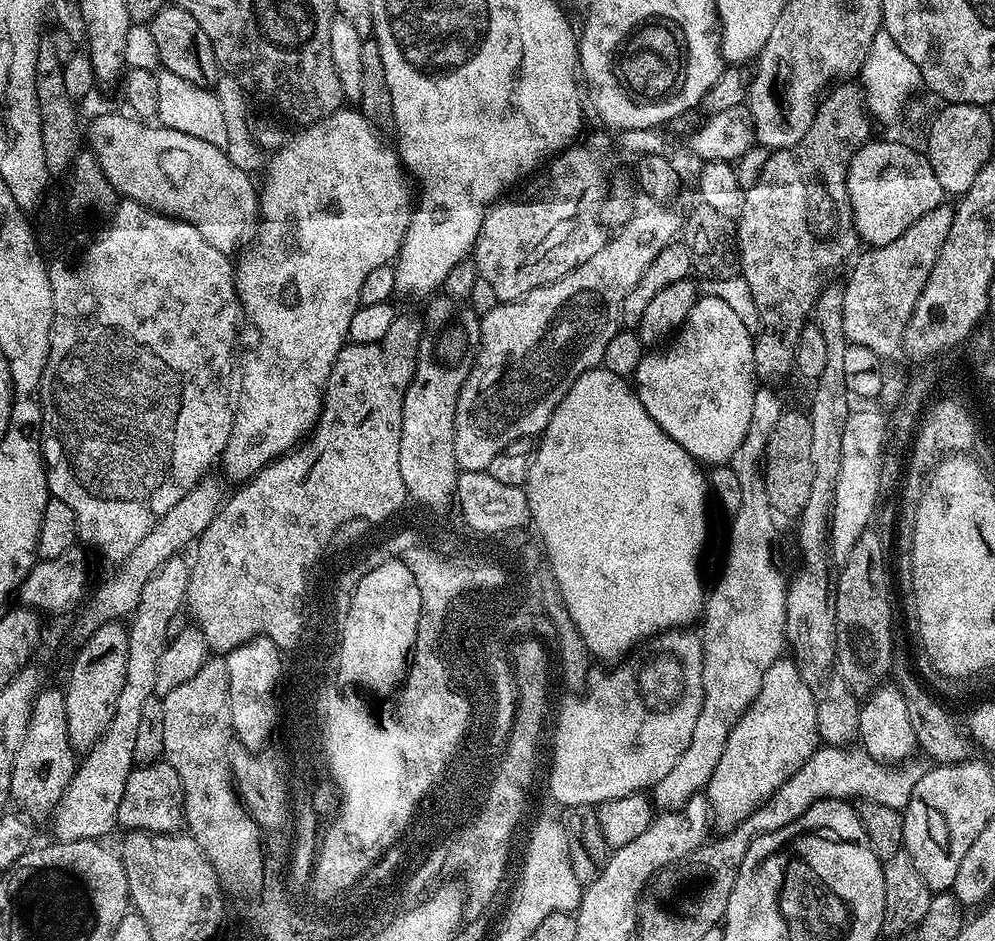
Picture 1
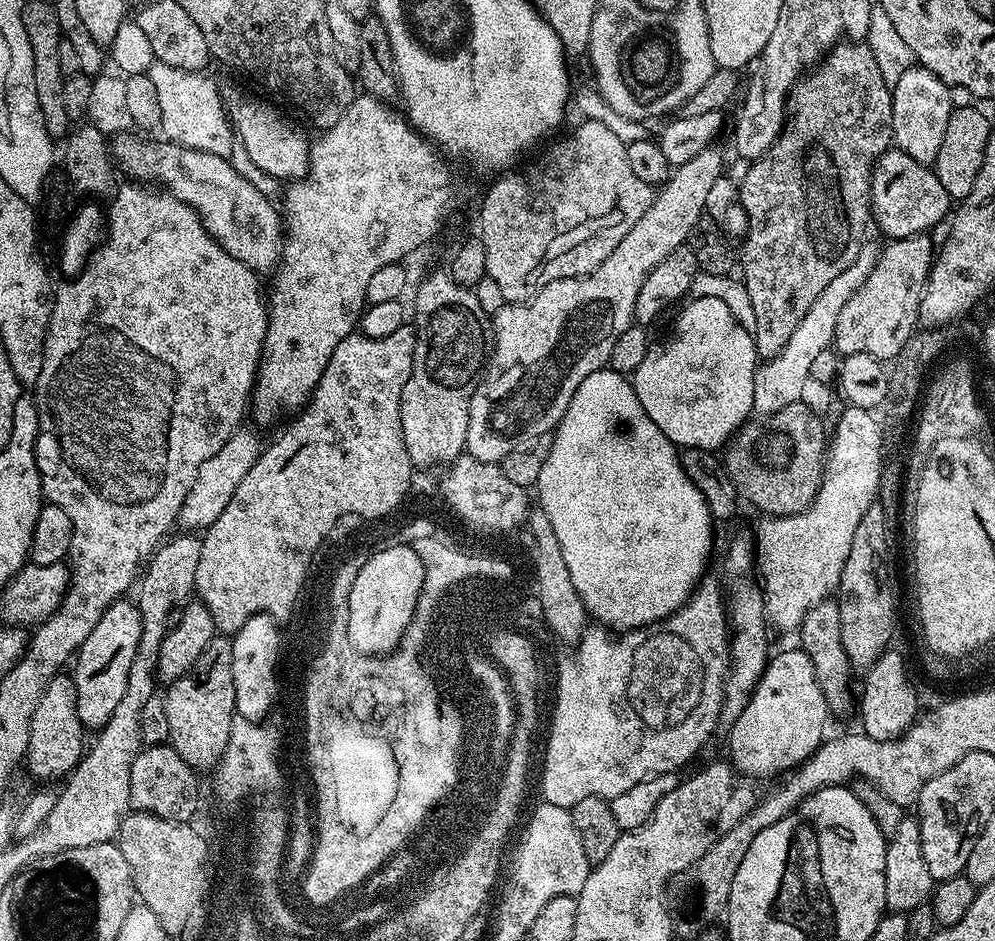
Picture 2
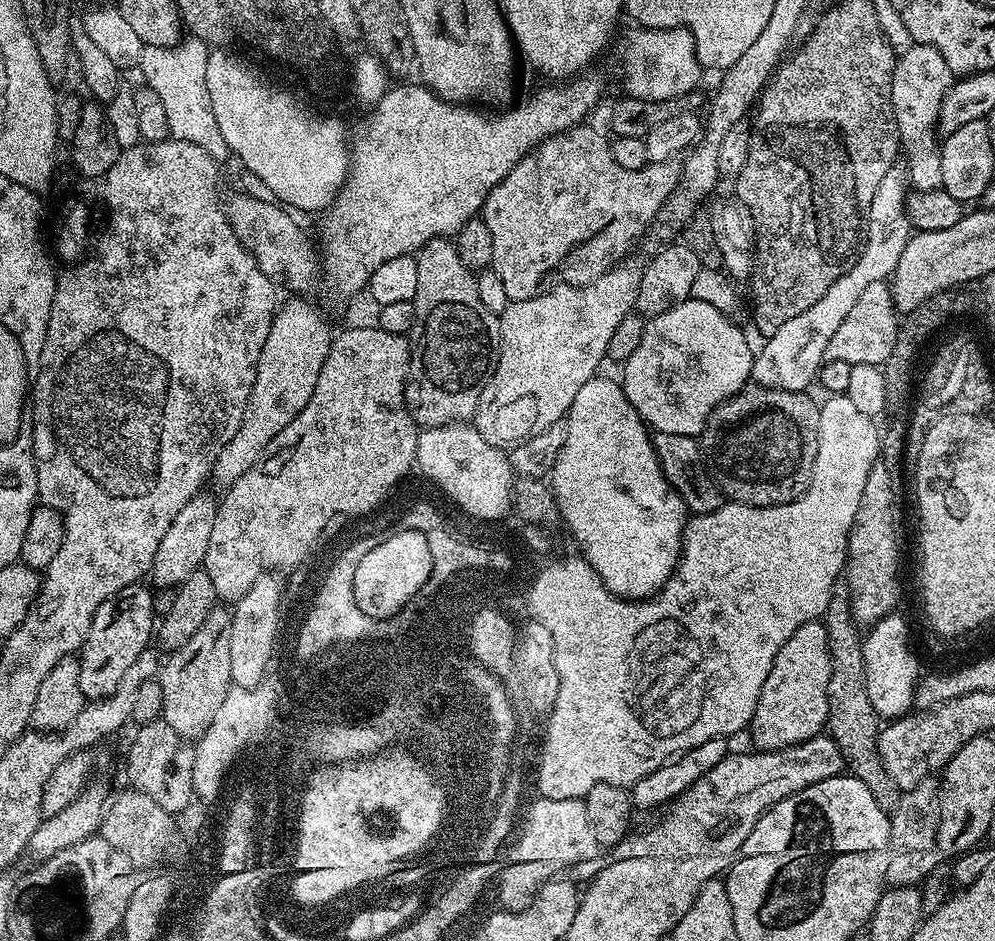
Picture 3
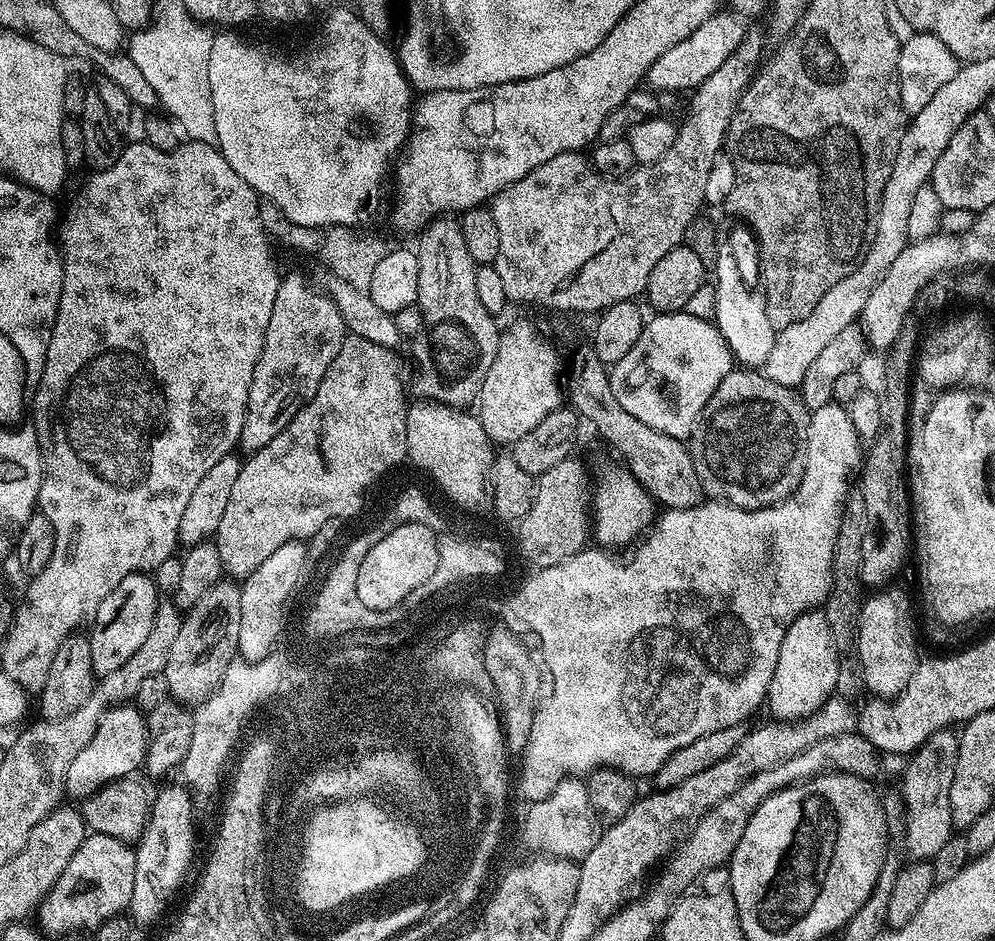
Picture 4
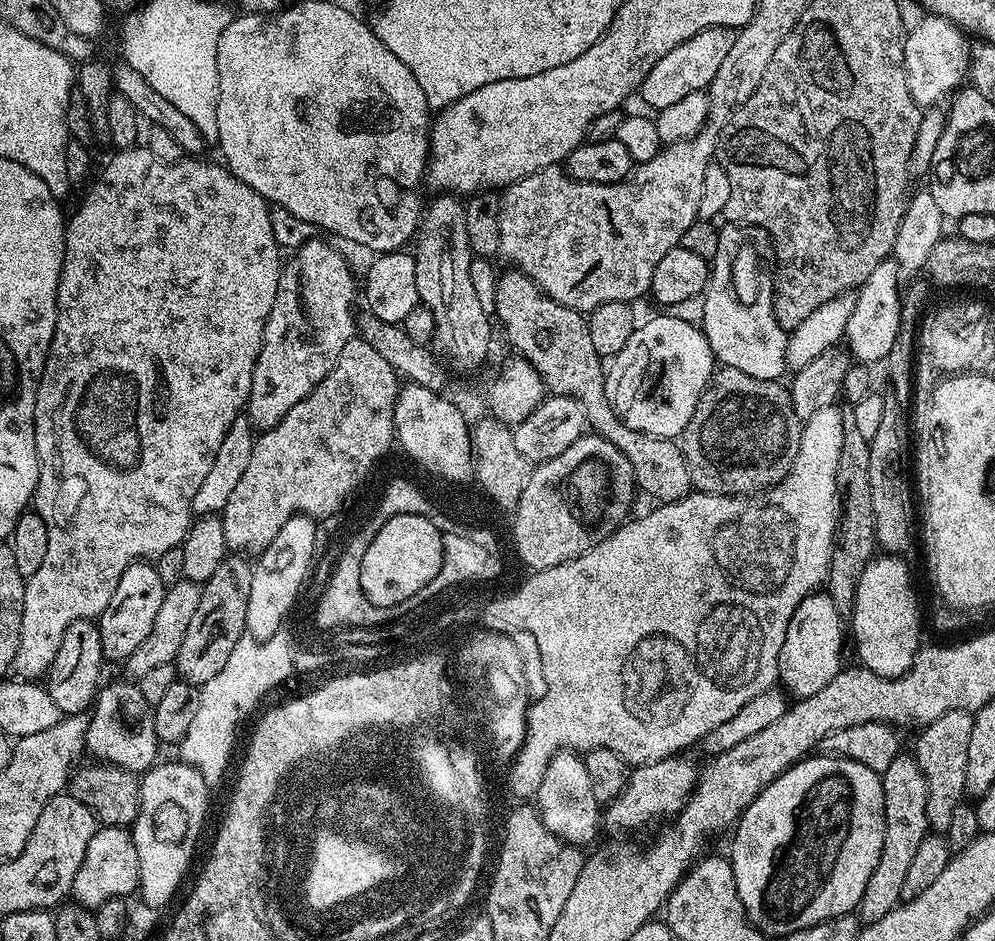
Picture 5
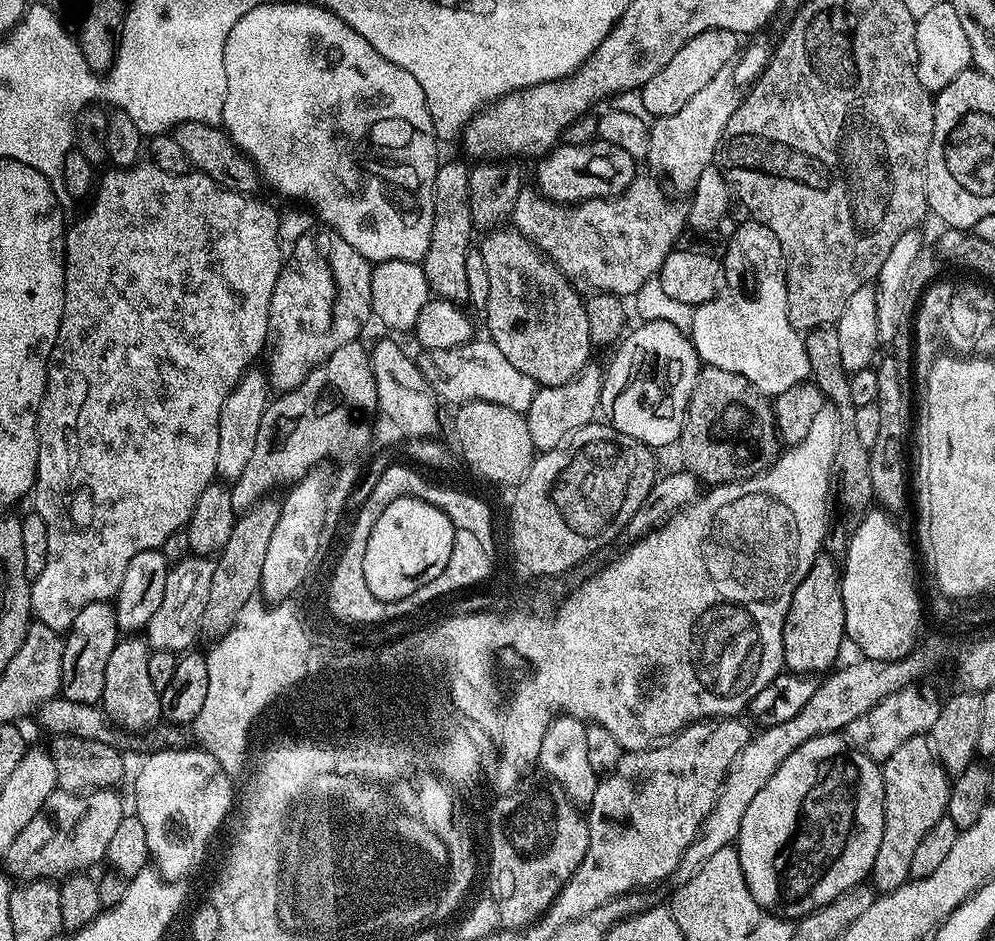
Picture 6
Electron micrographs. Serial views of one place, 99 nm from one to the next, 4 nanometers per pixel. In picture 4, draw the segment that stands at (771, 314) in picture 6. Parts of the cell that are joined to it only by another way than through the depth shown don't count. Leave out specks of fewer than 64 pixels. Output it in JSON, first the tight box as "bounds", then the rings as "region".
{"bounds":[714,226,777,366],"region":[[[724,226],[716,233],[718,238],[718,254],[714,275],[714,323],[722,334],[722,338],[728,343],[728,349],[733,357],[740,360],[744,366],[763,365],[766,354],[770,354],[770,346],[774,346],[777,329],[772,327],[770,318],[766,314],[766,302],[764,293],[759,283],[750,281],[744,277],[740,269],[741,259],[730,250],[730,227]]]}

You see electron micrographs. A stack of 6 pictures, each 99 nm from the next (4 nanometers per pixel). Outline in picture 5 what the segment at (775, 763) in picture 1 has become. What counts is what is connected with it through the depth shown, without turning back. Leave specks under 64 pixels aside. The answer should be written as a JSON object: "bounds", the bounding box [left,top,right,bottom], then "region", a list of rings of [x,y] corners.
{"bounds":[778,590,846,697],"region":[[[817,590],[798,602],[798,610],[794,610],[790,626],[786,626],[782,654],[778,654],[778,680],[789,697],[818,694],[818,690],[842,670],[840,647],[844,644],[844,636],[846,640],[845,621],[827,591]]]}

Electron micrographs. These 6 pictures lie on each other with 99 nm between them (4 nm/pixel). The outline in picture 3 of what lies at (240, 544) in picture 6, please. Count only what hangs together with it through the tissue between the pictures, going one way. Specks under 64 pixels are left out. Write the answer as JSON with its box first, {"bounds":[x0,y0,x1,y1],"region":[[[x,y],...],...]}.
{"bounds":[158,606,232,741],"region":[[[213,606],[206,614],[206,622],[198,626],[194,638],[171,653],[169,660],[163,661],[158,673],[162,686],[162,718],[178,734],[187,740],[195,741],[203,736],[205,730],[214,722],[218,706],[226,702],[231,686],[230,674],[230,630],[232,629],[232,612],[229,609]]]}

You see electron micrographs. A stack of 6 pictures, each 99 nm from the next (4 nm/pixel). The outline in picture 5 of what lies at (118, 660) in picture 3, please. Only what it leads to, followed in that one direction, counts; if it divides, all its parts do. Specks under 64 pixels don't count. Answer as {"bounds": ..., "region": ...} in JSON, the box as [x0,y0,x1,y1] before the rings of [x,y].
{"bounds":[98,562,165,662],"region":[[[152,562],[132,564],[122,574],[122,578],[118,578],[118,590],[114,590],[110,606],[106,606],[106,610],[98,617],[105,661],[127,662],[130,654],[134,654],[134,650],[142,646],[154,627],[154,618],[162,606],[165,587],[162,578],[158,578],[155,563]]]}

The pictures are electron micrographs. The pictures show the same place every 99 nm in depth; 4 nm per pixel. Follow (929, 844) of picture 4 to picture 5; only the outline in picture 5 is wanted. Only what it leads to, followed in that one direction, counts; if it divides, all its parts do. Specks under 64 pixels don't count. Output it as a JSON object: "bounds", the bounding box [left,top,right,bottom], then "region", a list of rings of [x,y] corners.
{"bounds":[916,710,974,833],"region":[[[950,710],[933,724],[927,725],[916,740],[916,765],[926,778],[926,818],[929,829],[947,833],[954,806],[965,799],[966,750],[970,746],[970,730],[974,730],[974,715],[966,710]]]}

